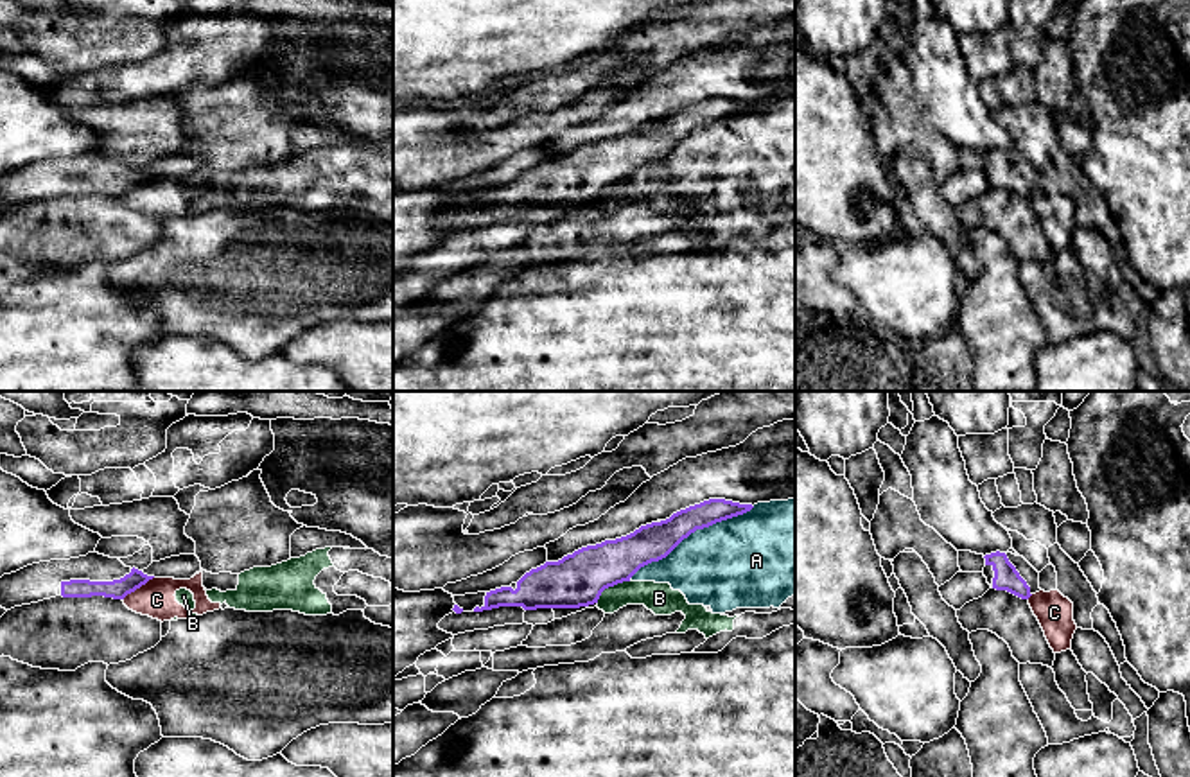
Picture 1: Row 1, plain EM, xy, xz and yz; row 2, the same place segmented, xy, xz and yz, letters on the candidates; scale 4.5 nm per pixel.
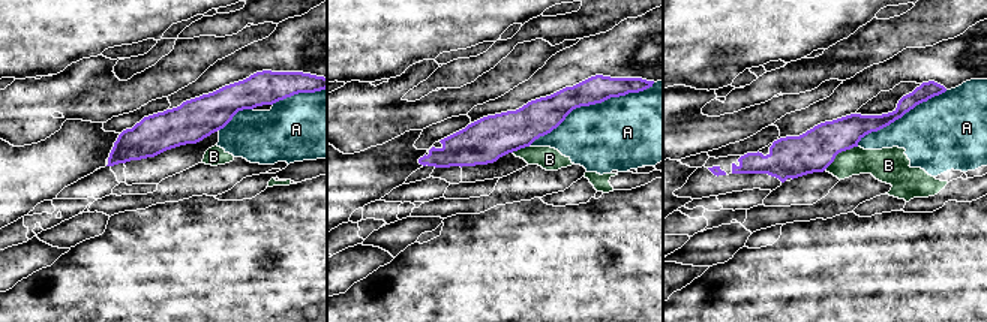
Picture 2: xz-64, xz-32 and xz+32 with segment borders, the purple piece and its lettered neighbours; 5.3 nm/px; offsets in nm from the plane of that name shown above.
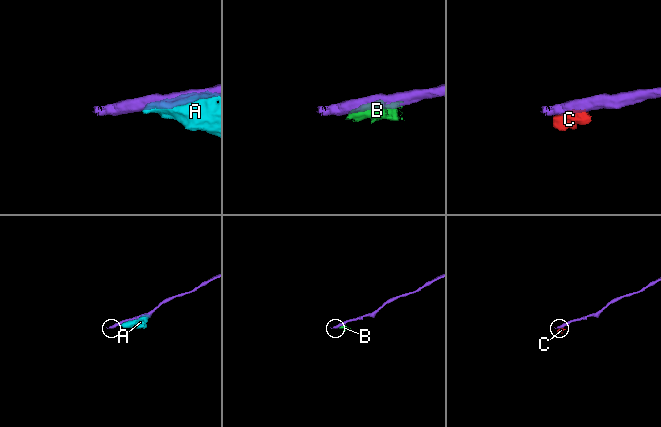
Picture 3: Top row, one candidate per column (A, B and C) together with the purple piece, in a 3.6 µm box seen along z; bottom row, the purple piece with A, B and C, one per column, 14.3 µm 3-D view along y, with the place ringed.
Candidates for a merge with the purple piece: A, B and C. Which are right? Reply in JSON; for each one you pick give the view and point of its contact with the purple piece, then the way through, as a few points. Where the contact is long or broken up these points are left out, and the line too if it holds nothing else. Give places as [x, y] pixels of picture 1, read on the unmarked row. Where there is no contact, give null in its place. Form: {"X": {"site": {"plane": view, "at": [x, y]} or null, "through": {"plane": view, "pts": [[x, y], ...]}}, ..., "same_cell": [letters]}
{"same_cell": []}

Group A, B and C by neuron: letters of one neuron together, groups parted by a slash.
A B C

